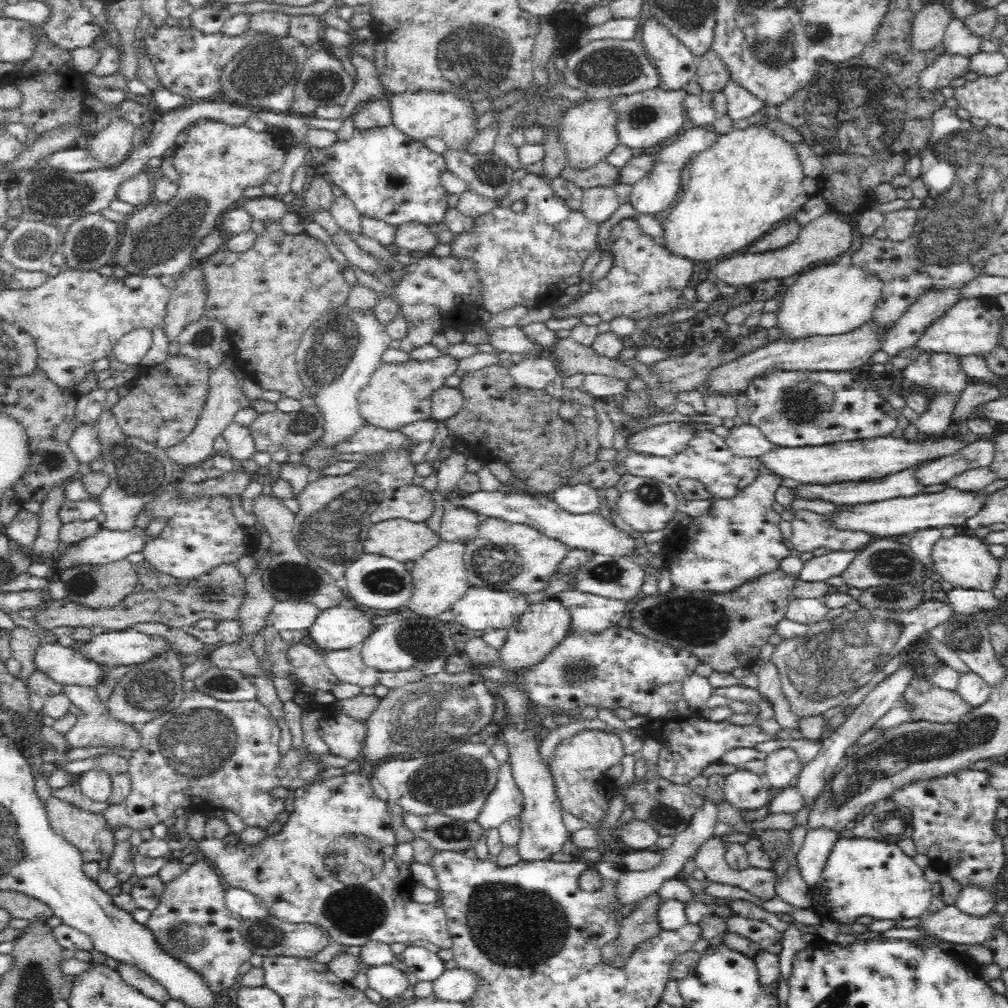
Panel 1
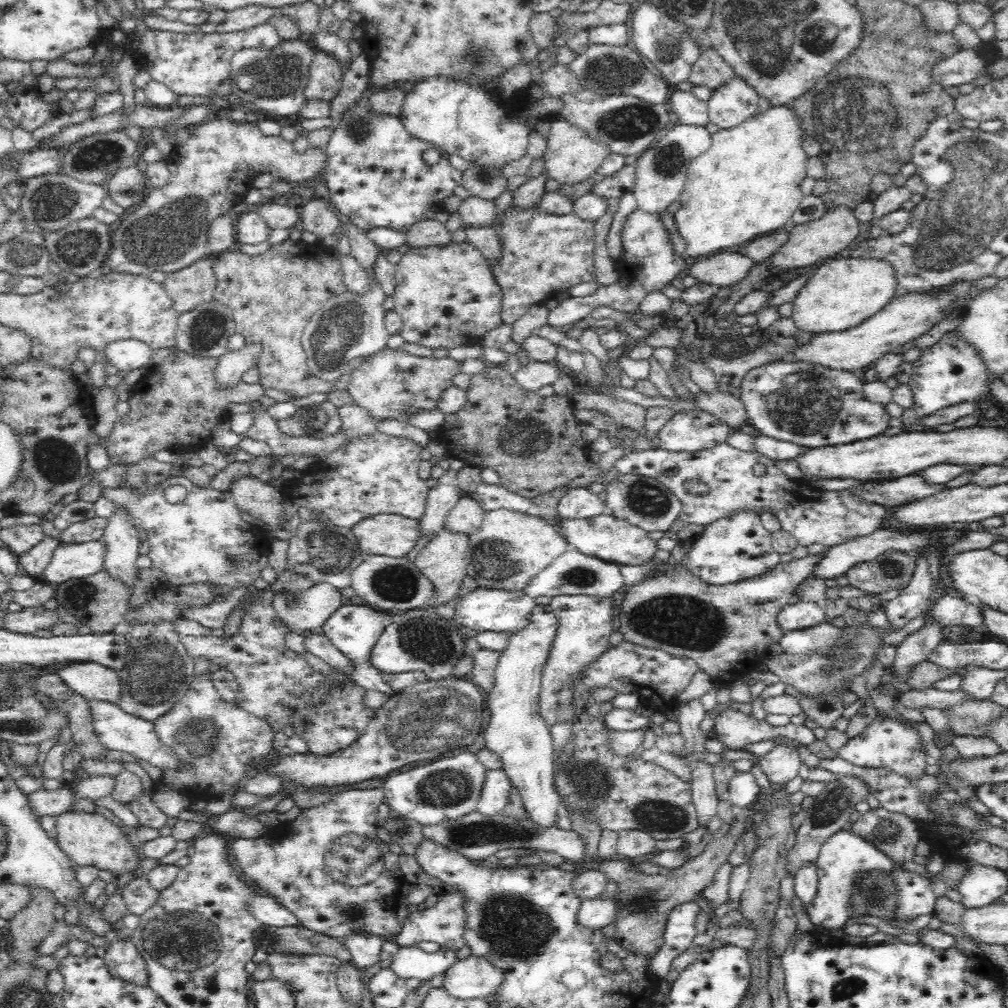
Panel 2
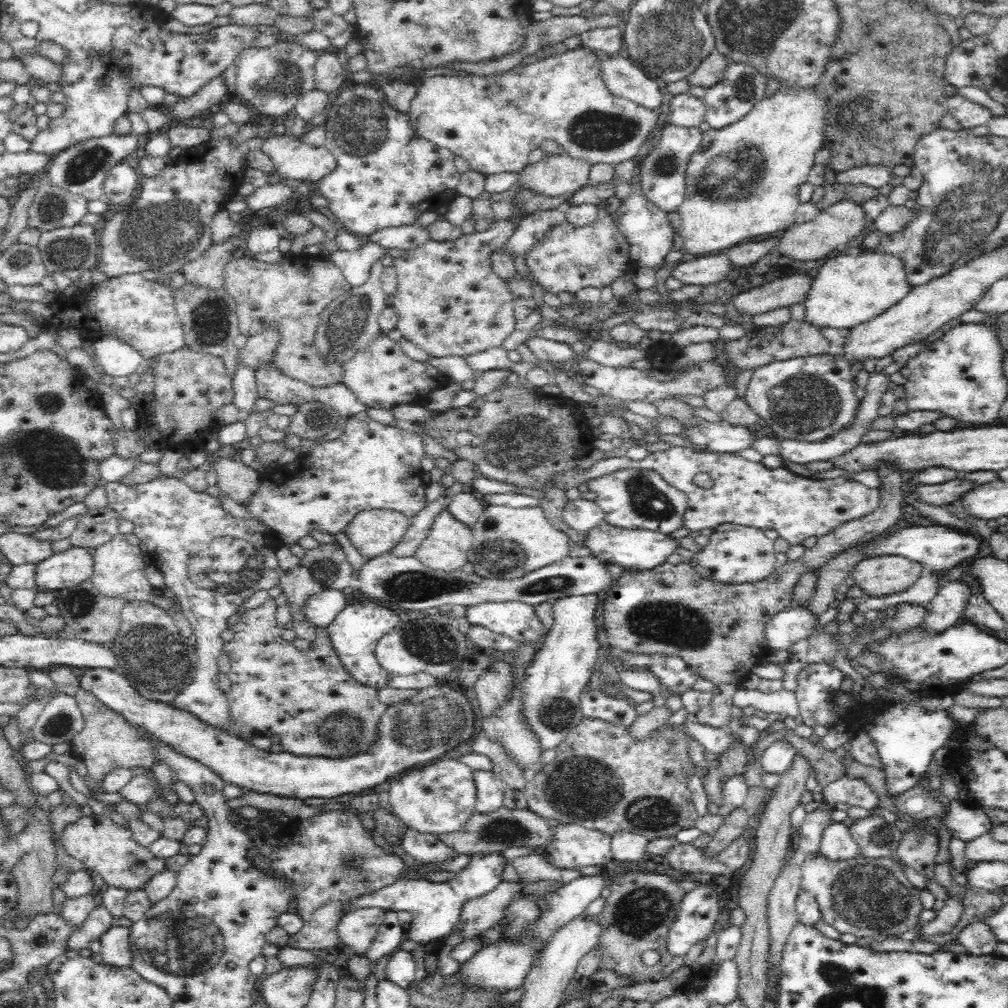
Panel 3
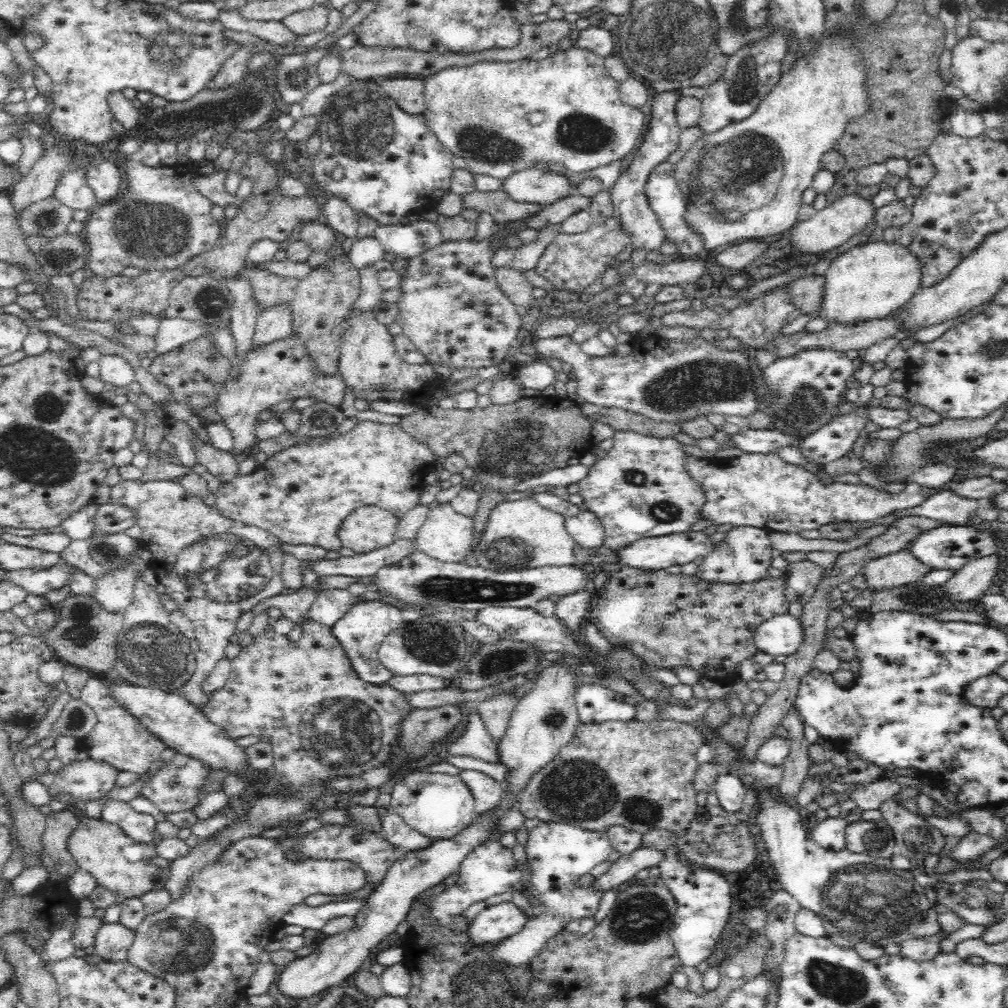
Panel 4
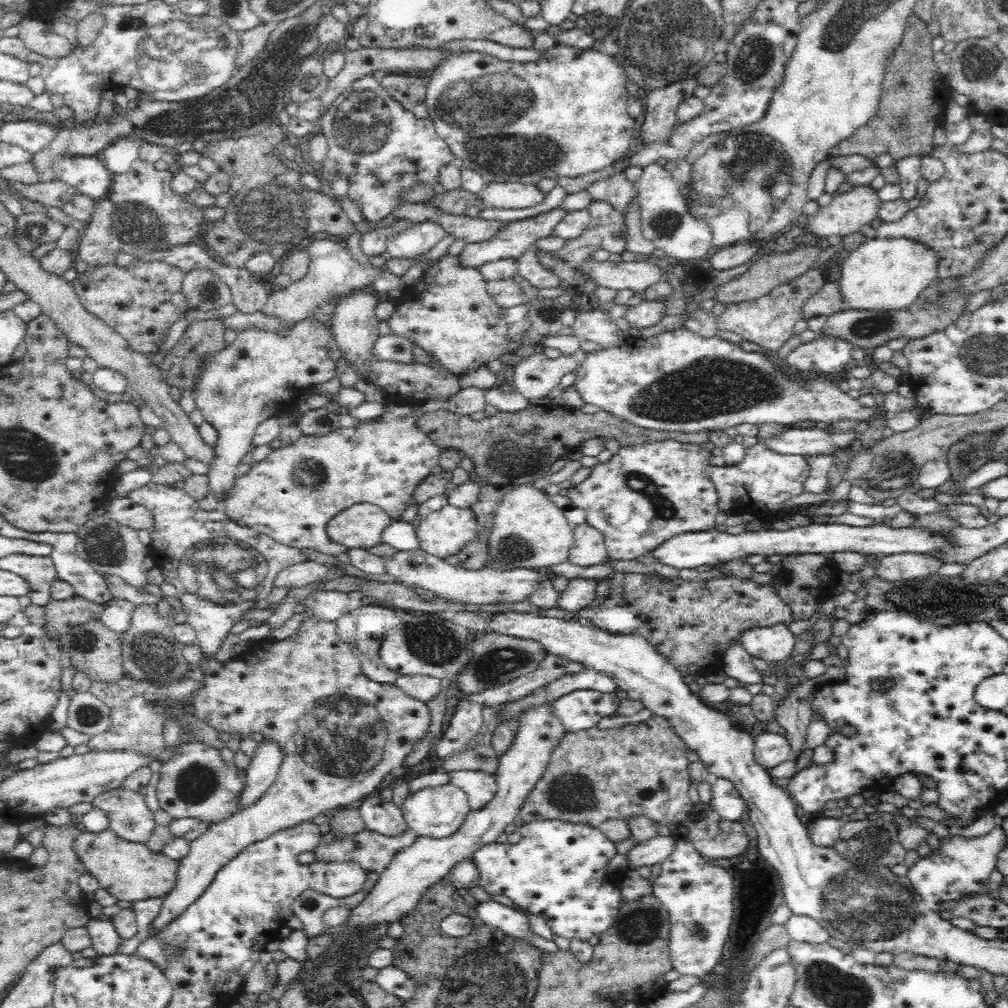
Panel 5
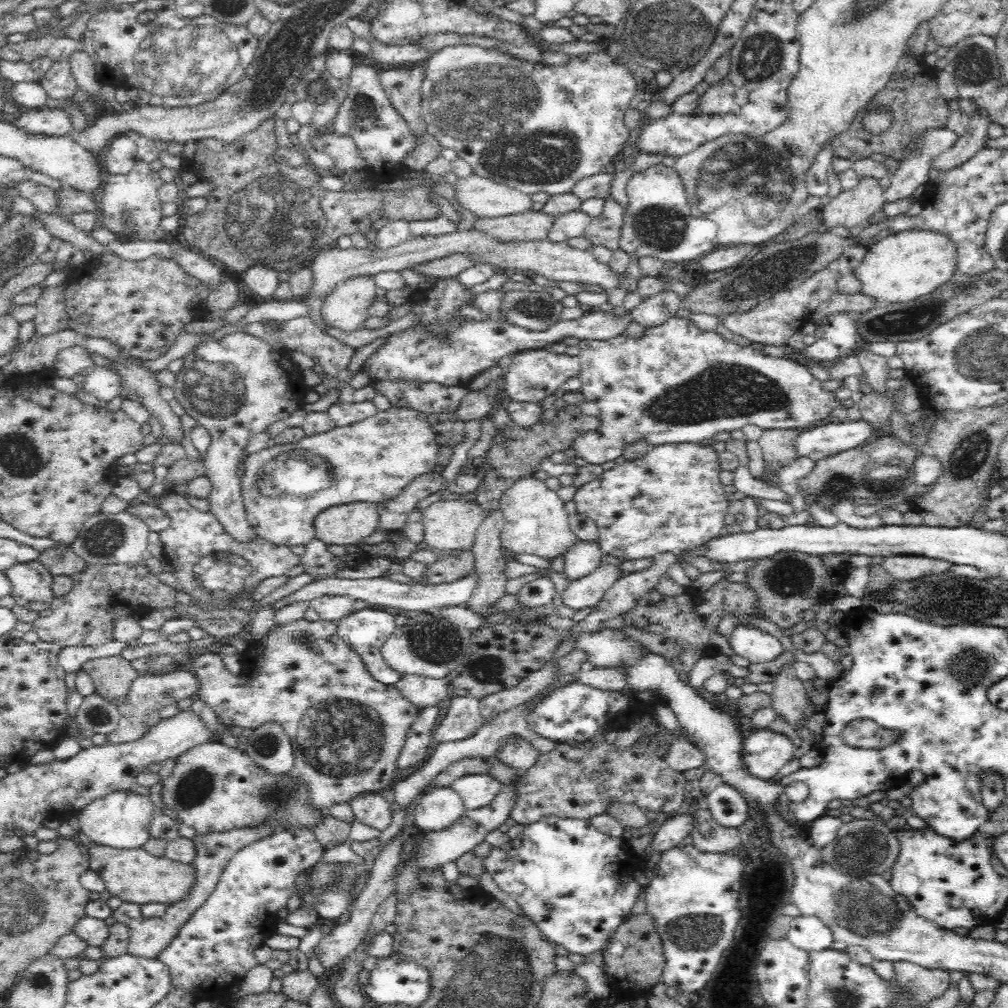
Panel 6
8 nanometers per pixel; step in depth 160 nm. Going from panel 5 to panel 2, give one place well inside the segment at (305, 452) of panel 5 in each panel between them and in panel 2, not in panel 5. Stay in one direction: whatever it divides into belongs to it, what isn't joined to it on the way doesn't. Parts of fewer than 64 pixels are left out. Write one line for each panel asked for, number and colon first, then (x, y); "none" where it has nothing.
2: (376, 474)
3: (371, 465)
4: (301, 495)

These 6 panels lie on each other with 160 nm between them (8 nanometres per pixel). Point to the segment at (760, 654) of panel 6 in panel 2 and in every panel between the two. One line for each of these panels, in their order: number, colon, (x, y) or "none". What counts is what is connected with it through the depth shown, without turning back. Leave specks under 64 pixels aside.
2: (802, 614)
3: (788, 625)
4: (781, 635)
5: (775, 643)

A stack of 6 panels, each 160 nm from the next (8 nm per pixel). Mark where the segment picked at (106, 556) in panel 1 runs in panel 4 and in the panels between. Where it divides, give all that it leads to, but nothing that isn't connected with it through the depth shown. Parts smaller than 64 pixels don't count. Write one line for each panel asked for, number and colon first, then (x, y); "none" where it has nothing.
2: (69, 561)
3: (64, 569)
4: (38, 582)

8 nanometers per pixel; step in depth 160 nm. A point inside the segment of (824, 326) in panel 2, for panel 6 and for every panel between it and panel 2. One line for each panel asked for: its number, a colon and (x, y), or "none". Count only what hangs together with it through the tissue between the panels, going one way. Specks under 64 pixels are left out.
3: (848, 290)
4: (871, 281)
5: (880, 275)
6: (902, 267)

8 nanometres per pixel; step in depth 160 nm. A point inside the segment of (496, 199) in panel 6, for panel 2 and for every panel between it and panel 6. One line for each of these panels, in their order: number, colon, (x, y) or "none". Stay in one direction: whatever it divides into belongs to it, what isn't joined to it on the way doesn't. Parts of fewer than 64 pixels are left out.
2: (570, 158)
3: (555, 175)
4: (531, 186)
5: (509, 195)

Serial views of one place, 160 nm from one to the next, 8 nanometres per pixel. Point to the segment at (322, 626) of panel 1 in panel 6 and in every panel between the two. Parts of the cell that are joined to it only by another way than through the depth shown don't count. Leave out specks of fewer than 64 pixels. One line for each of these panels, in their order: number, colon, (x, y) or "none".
2: (353, 629)
3: (355, 631)
4: (360, 631)
5: (363, 629)
6: (366, 630)

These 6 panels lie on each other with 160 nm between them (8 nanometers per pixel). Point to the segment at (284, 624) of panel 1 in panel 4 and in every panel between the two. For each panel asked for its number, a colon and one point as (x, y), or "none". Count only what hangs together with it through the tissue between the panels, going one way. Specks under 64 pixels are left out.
2: (303, 612)
3: (321, 608)
4: (330, 605)

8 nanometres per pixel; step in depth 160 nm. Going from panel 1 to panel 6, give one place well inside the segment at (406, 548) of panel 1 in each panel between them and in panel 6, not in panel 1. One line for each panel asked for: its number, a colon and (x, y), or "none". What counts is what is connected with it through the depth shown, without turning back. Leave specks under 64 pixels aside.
2: (392, 535)
3: (373, 532)
4: (366, 528)
5: (359, 527)
6: (344, 524)

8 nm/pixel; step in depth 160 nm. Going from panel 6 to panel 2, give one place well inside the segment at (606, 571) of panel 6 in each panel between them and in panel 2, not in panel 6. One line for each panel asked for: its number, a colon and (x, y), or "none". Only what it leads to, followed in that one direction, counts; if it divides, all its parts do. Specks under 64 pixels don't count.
2: (584, 622)
3: (555, 681)
4: (570, 609)
5: (580, 592)

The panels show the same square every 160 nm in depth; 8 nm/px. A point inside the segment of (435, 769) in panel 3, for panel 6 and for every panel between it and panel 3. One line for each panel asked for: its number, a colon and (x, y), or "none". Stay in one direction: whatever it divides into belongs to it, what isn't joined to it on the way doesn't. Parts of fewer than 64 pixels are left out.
4: (438, 806)
5: (437, 812)
6: (439, 809)

